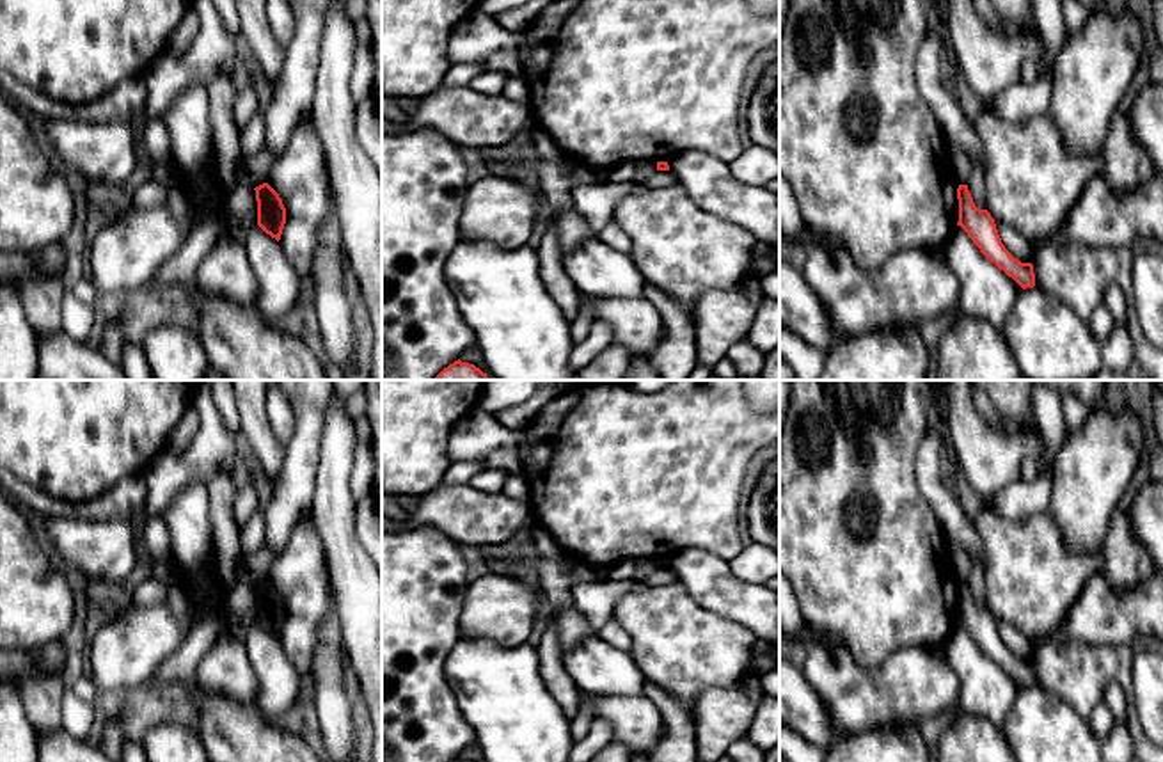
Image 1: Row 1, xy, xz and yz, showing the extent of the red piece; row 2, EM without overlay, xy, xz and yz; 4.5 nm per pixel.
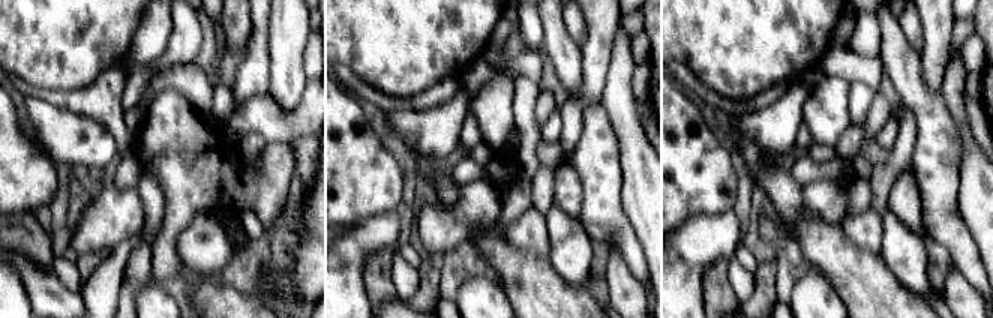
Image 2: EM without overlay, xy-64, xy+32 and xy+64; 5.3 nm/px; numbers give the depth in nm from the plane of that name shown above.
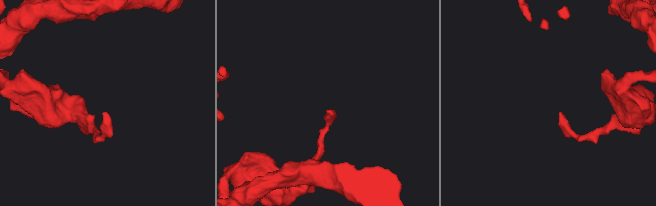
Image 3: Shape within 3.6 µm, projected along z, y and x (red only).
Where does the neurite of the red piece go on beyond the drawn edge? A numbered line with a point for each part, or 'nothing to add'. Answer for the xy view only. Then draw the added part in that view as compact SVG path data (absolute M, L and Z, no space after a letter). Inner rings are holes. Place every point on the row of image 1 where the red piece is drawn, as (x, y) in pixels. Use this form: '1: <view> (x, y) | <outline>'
nothing to add

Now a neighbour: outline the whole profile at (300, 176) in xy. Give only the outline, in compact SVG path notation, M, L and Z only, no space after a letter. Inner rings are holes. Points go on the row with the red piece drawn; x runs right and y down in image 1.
M311 117L293 126L284 153L270 167L268 185L286 208L281 249L300 279L311 277L318 233L332 208L325 147Z

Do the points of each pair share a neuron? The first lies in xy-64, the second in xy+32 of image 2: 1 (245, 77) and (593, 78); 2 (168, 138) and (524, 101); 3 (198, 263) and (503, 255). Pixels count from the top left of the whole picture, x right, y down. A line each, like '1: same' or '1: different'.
1: same
2: different
3: different

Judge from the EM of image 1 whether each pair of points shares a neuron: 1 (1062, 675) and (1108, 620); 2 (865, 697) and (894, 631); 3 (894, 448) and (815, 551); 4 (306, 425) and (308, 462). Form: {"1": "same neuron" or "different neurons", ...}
{"1": "different neurons", "2": "different neurons", "3": "same neuron", "4": "same neuron"}

